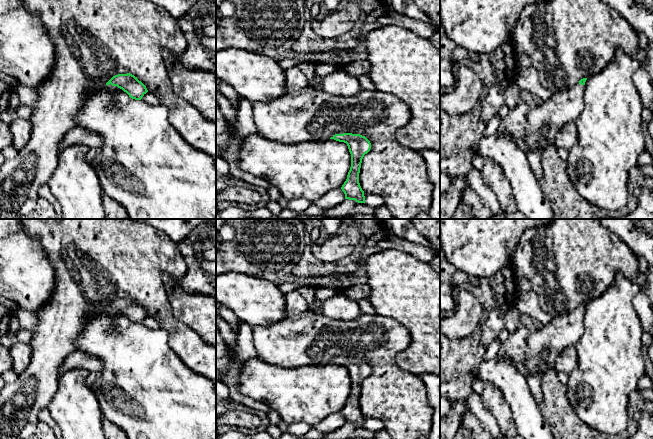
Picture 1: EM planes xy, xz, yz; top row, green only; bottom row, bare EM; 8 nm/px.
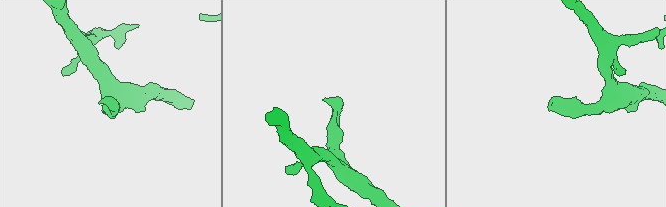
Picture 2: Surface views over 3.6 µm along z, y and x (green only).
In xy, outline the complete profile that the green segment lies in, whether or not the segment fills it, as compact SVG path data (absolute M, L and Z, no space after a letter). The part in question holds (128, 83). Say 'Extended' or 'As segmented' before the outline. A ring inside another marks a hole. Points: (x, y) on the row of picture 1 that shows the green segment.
Extended. M130 73L115 75L106 85L109 91L115 92L122 89L130 98L135 100L141 100L148 92L146 86Z

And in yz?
Extended. M587 78L575 86L556 92L552 97L529 111L524 141L526 153L543 151L554 145L559 130L570 121L575 121L584 108L583 92Z

